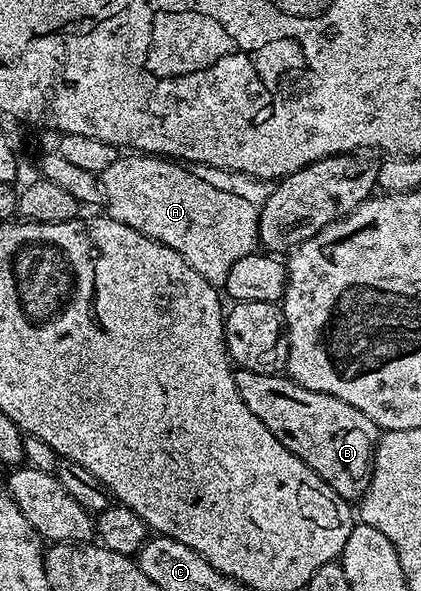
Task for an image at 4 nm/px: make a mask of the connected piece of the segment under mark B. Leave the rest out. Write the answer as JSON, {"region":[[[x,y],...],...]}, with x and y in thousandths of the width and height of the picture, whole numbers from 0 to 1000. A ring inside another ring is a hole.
{"region":[[[565,626],[558,633],[558,651],[587,692],[596,692],[596,699],[606,699],[606,706],[615,706],[615,712],[625,712],[634,726],[644,726],[648,738],[691,766],[701,766],[701,773],[710,773],[710,780],[727,783],[803,846],[855,848],[874,839],[876,819],[886,816],[886,772],[895,768],[900,724],[891,712],[881,712],[881,706],[872,706],[872,699],[815,679],[789,675],[784,668],[760,668],[715,655],[667,631],[610,635],[601,628]]]}

